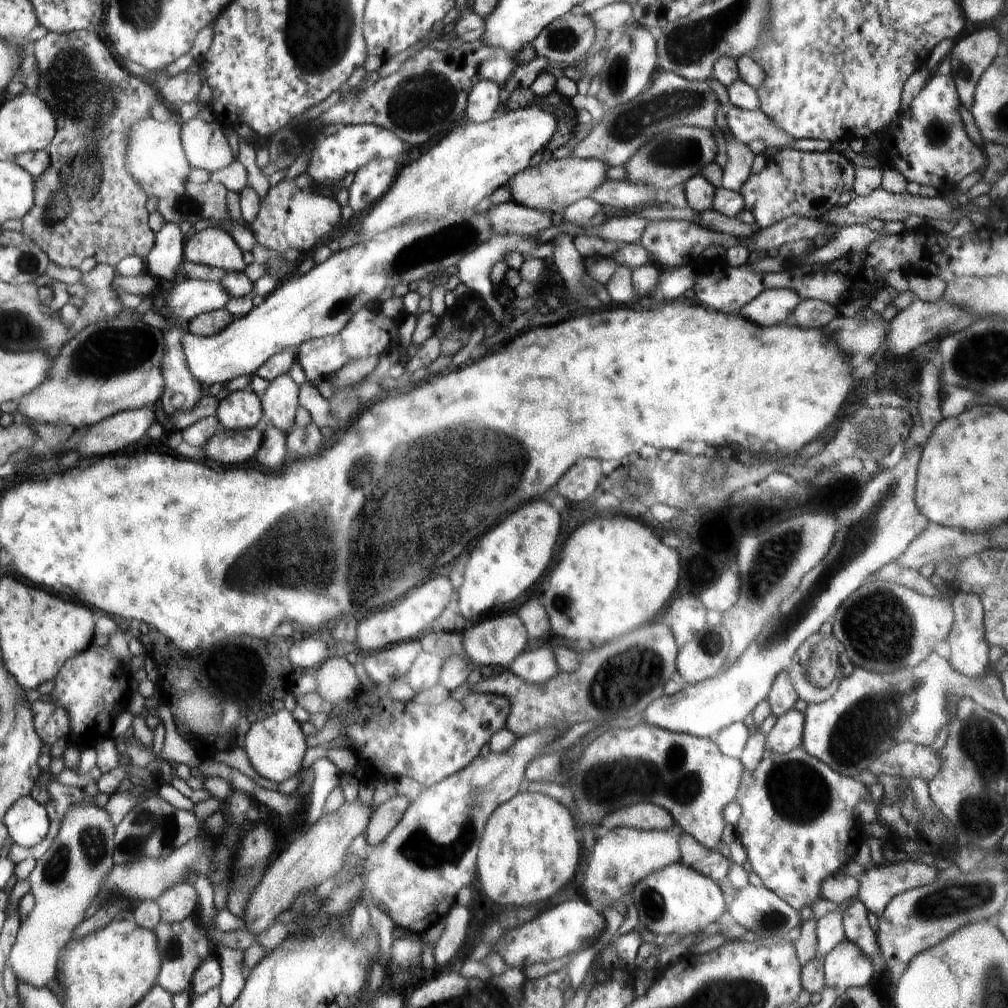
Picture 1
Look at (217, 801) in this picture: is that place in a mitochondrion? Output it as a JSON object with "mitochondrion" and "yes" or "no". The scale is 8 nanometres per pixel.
{"mitochondrion":"no"}

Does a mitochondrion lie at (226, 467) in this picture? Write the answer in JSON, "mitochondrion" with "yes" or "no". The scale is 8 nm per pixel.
{"mitochondrion":"no"}

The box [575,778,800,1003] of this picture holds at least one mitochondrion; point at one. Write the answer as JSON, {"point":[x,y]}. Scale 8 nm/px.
{"point":[652,904]}

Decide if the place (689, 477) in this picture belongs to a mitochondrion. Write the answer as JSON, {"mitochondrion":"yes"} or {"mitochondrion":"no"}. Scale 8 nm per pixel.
{"mitochondrion":"yes"}

